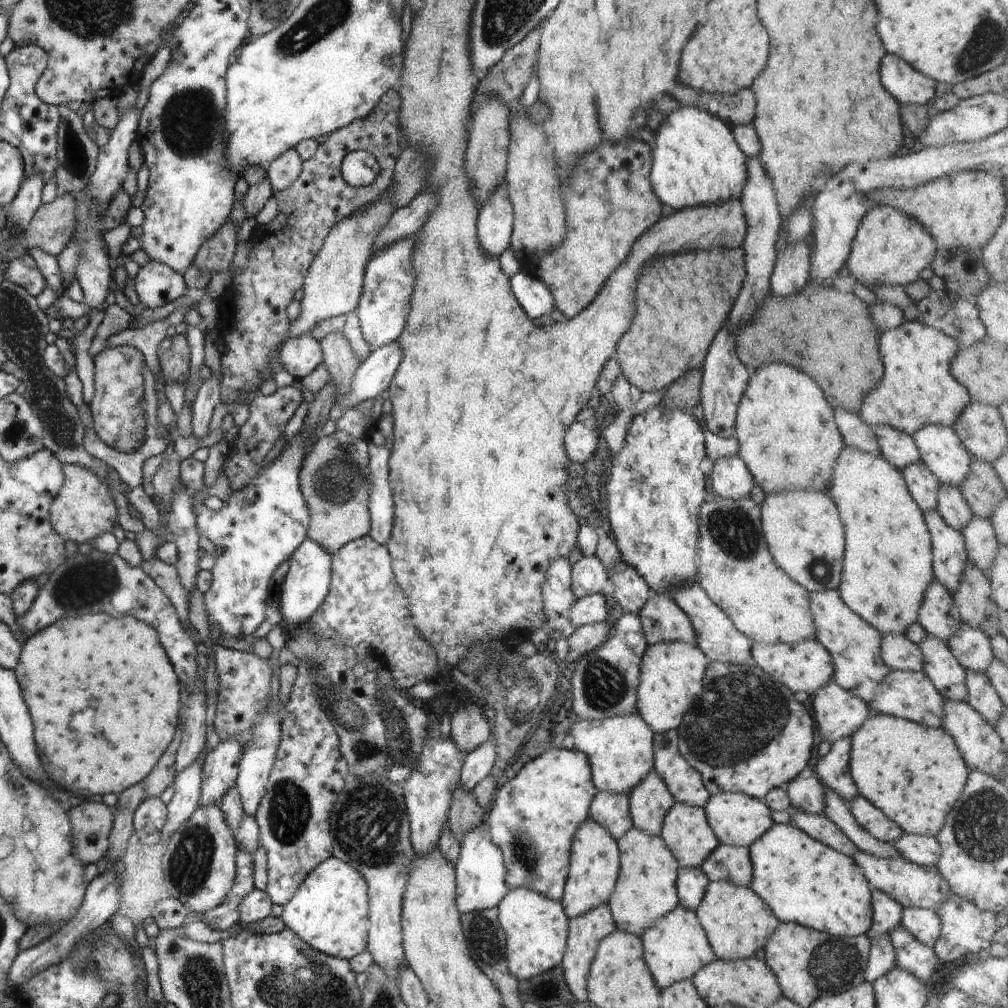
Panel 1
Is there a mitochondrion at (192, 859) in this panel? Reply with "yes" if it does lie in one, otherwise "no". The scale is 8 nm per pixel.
yes

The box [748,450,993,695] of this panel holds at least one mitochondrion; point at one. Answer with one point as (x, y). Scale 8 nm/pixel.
(820, 570)

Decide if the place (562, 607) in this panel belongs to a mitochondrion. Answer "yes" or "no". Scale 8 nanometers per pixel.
no

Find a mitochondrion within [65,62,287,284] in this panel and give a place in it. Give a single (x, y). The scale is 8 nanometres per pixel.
(189, 120)

